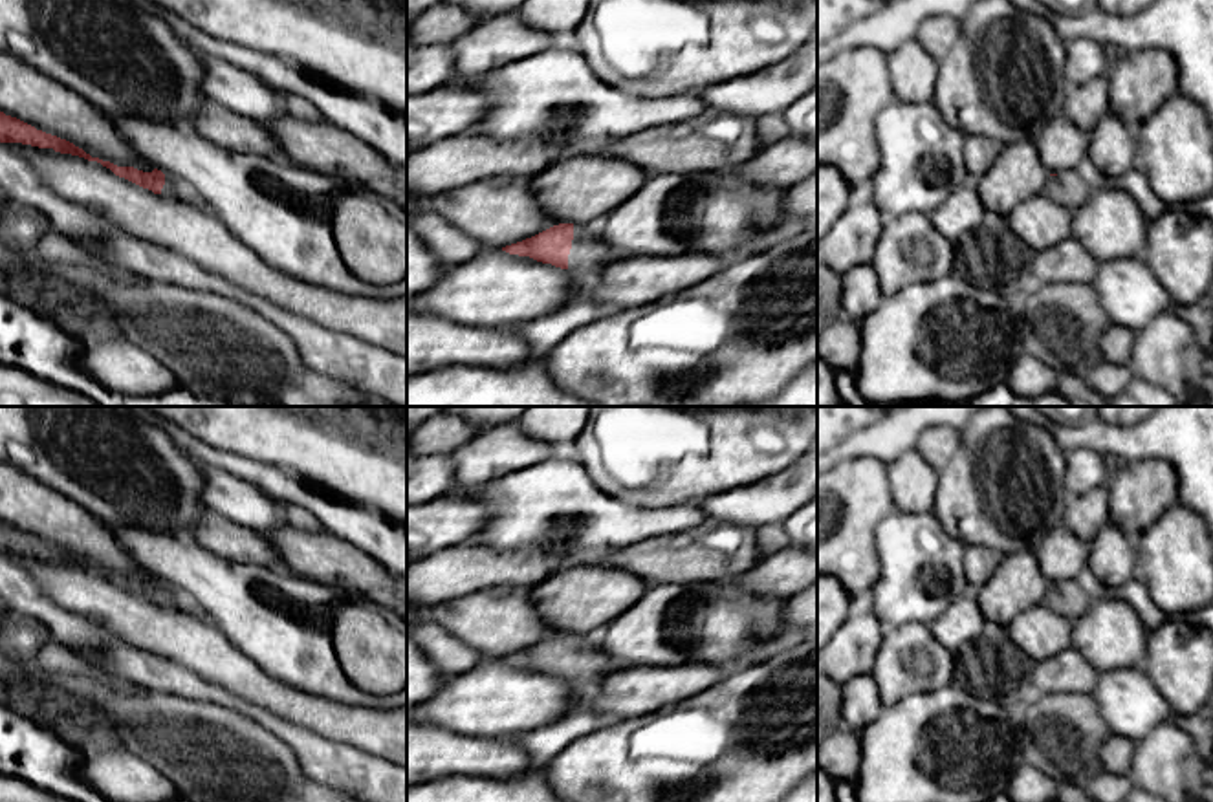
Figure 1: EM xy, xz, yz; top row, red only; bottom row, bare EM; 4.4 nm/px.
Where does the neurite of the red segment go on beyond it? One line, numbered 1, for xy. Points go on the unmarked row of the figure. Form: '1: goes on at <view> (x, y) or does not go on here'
1: goes on at xy (173, 597)

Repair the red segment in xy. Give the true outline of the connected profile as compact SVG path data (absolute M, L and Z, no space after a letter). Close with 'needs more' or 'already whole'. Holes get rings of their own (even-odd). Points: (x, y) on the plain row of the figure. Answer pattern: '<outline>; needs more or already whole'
M0 522L0 553L22 553L31 555L38 558L53 558L60 564L71 564L84 568L88 571L97 571L103 577L110 579L115 586L125 588L143 599L152 601L154 604L161 604L165 608L172 610L183 610L192 615L203 617L202 608L187 597L183 591L165 586L161 580L154 579L152 582L143 582L134 577L117 577L110 571L103 571L99 568L92 568L82 558L75 557L73 553L60 549L57 546L46 544L42 540L37 540L35 536L5 526Z; needs more

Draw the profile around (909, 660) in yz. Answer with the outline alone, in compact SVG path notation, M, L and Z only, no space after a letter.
M923 623L889 630L880 643L872 676L883 707L916 692L951 685L960 676L956 654L942 646Z

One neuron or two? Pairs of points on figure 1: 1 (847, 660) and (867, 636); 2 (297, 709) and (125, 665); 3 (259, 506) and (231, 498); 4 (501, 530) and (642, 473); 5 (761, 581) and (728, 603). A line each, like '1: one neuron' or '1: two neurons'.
1: one neuron
2: two neurons
3: one neuron
4: two neurons
5: two neurons

